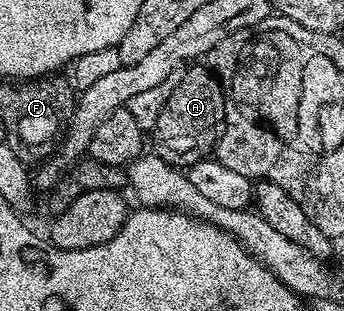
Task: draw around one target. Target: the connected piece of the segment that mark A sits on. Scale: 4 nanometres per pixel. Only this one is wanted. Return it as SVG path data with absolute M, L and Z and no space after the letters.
M191 65L183 71L181 81L177 81L177 89L169 101L165 101L165 109L161 109L161 117L157 117L157 125L149 133L149 143L153 146L154 154L160 155L164 161L172 167L186 169L192 167L197 161L208 158L215 150L215 144L219 141L219 135L223 131L225 121L225 101L227 96L219 83L219 78L211 72L206 65Z

